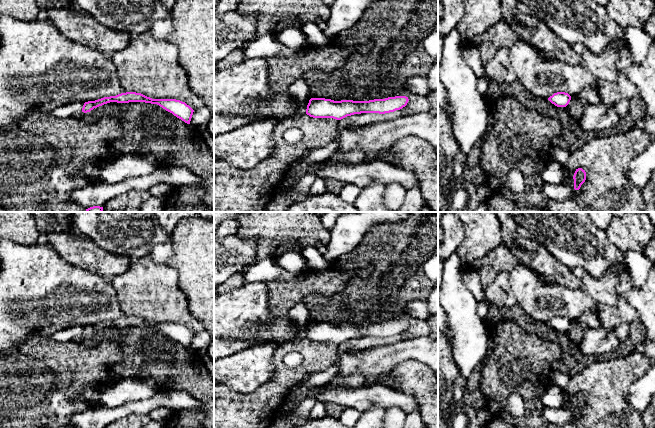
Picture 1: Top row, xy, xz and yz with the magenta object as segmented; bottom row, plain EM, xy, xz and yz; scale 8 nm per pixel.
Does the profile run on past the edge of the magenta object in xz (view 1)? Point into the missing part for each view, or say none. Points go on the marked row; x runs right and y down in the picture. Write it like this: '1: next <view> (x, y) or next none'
1: next none

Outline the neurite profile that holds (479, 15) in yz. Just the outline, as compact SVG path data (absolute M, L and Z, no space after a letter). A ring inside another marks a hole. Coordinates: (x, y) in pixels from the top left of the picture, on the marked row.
M463 0L464 16L456 25L465 46L502 20L501 0Z

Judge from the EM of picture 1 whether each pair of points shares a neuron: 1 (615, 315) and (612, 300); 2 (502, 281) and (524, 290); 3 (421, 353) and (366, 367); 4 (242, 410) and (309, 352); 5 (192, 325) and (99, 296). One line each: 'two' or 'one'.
1: two
2: two
3: one
4: one
5: two

